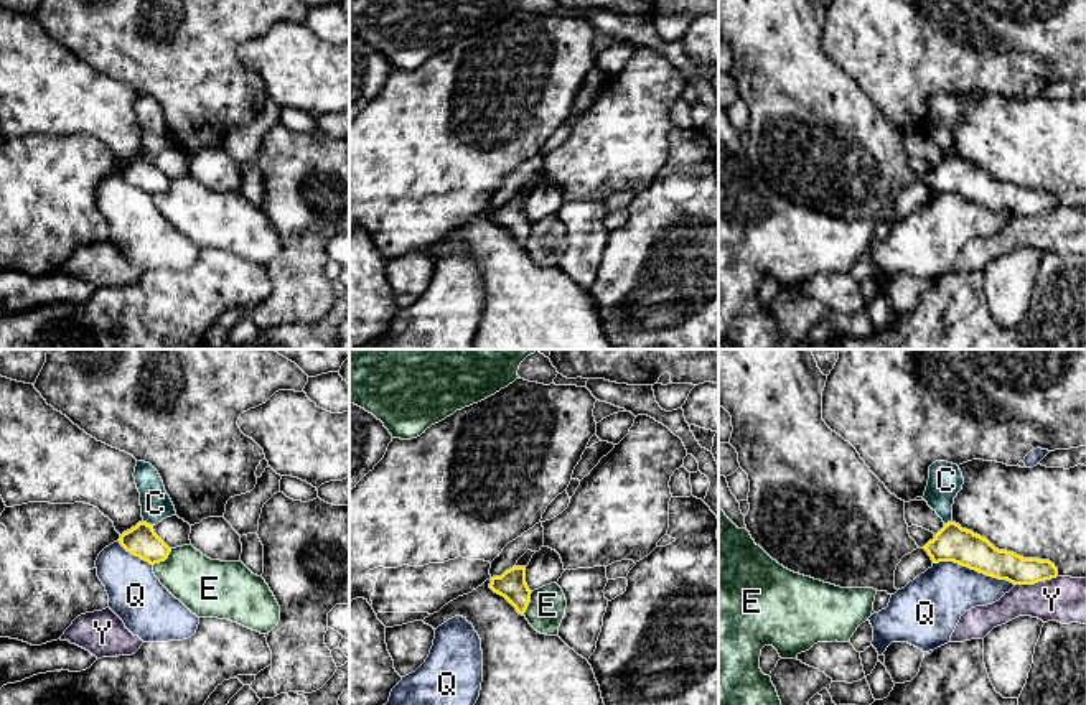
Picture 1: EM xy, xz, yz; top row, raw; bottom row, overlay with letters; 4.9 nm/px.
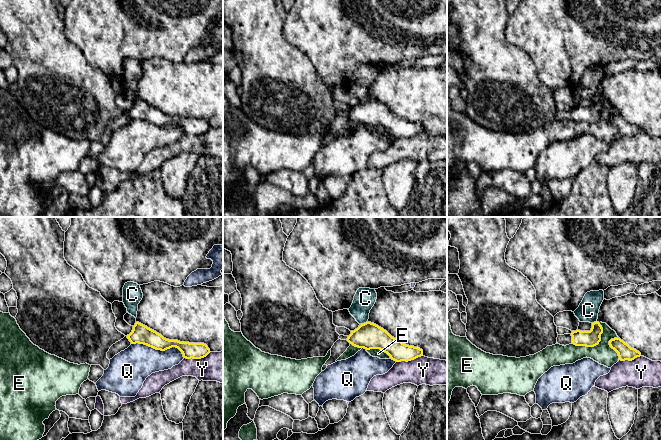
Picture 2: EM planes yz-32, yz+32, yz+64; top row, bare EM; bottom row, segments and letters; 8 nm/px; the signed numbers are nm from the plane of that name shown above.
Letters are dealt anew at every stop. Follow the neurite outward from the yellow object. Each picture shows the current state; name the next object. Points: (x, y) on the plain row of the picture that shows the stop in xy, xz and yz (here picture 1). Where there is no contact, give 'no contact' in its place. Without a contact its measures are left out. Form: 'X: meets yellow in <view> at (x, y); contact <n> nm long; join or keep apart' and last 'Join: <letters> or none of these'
C: meets yellow in xy at (149, 155); contact 50 nm long; keep apart
E: meets yellow in xz at (529, 233); contact 130 nm long; keep apart
Q: meets yellow in yz at (974, 200); contact 420 nm long; keep apart
Y: meets yellow in yz at (1035, 213); contact 220 nm long; keep apart
Join: none of these

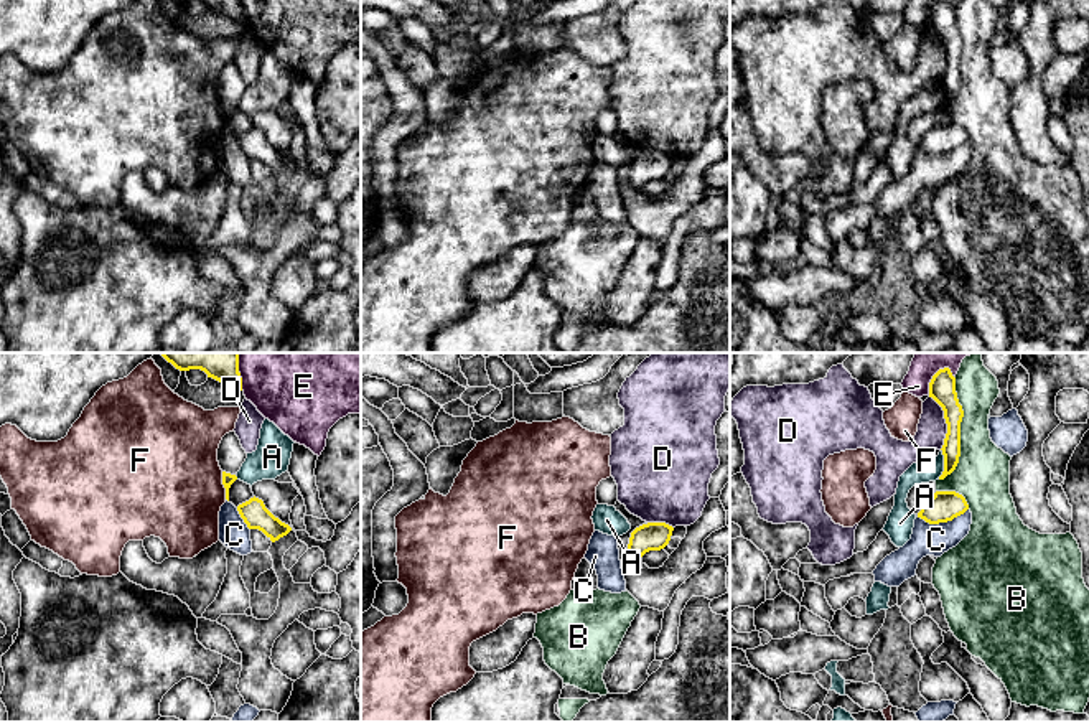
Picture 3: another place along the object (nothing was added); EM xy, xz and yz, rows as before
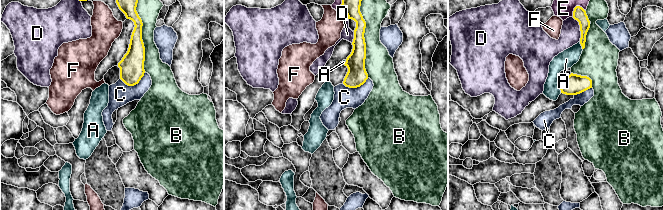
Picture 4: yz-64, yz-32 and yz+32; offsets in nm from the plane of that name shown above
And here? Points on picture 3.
A: meets yellow in yz at (944, 94); contact 150 nm long; keep apart
B: meets yellow in yz at (959, 61); contact 500 nm long; keep apart
C: meets yellow in yz at (941, 152); contact 260 nm long; keep apart
D: meets yellow in yz at (946, 53); contact 280 nm long; keep apart
E: meets yellow in yz at (930, 14); contact 140 nm long; keep apart
F: meets yellow in xy at (224, 116); contact 140 nm long; keep apart
Join: none of these

